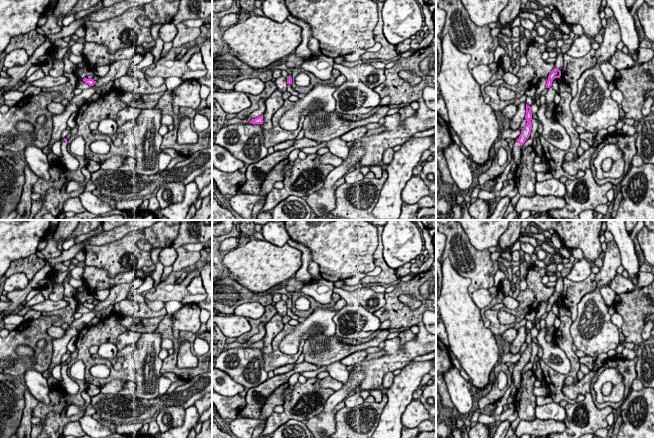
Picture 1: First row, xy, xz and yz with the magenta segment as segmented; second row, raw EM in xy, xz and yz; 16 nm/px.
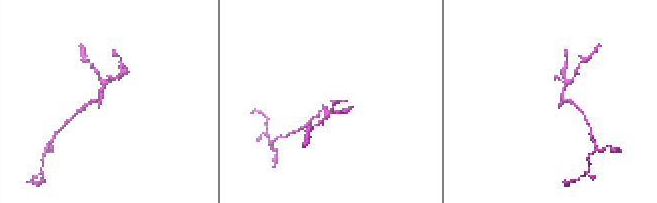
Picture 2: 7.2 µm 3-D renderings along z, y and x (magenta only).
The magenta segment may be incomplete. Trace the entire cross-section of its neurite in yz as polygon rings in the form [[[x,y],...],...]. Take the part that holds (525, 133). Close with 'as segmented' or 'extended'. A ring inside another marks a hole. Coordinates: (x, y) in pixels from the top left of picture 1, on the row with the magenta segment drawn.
[[[526,104],[526,115],[525,119],[527,120],[526,125],[522,128],[521,134],[519,138],[515,141],[512,149],[512,155],[514,159],[514,163],[511,167],[511,171],[515,177],[516,169],[521,163],[521,148],[525,141],[529,138],[531,130],[532,130],[532,113],[531,107]]]; extended

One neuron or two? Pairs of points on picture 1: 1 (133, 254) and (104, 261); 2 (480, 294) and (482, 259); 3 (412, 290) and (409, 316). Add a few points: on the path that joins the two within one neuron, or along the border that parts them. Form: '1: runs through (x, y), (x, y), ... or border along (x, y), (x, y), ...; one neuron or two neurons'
1: runs through (126, 253), (111, 257); one neuron
2: border along (488, 289), (478, 288), (470, 294); two neurons
3: runs through (420, 298), (423, 301), (423, 307), (417, 313); one neuron

